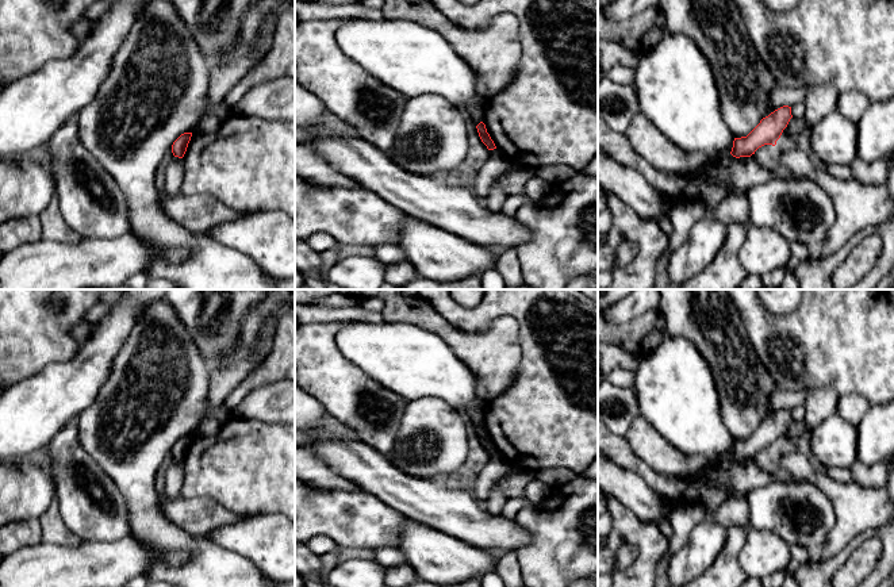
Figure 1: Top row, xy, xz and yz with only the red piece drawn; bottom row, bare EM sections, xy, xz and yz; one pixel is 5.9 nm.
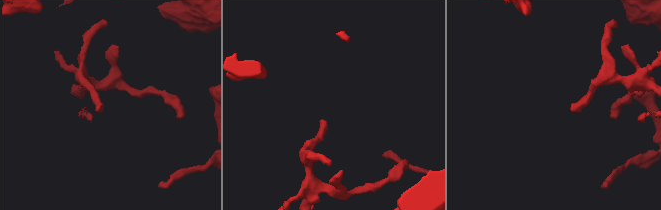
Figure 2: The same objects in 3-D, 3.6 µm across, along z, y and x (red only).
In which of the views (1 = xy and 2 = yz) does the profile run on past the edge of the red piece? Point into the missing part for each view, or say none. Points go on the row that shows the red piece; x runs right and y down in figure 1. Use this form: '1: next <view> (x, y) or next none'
1: next none
2: next none

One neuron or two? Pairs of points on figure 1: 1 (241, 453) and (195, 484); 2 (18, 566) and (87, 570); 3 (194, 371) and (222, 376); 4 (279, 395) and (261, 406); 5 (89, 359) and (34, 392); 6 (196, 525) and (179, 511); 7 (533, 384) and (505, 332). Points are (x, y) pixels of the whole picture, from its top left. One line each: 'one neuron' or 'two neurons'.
1: one neuron
2: one neuron
3: two neurons
4: one neuron
5: one neuron
6: one neuron
7: two neurons

